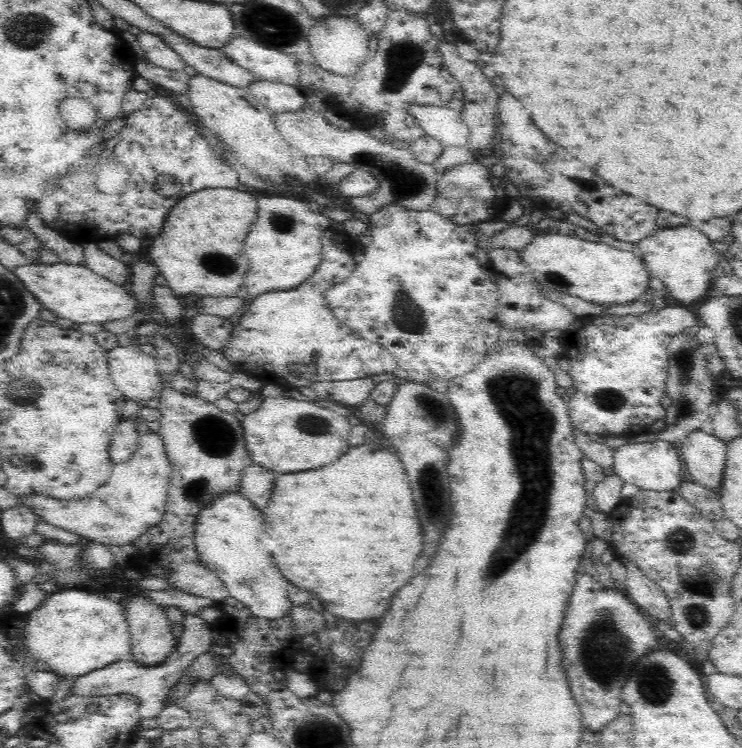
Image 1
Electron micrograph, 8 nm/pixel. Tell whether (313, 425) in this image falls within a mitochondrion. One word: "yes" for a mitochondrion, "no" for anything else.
yes

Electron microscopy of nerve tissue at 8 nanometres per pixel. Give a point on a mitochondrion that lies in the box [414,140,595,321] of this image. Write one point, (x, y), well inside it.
(552, 279)

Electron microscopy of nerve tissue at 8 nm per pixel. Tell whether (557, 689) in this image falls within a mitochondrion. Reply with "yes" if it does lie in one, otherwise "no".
no

